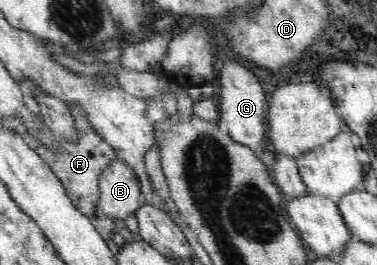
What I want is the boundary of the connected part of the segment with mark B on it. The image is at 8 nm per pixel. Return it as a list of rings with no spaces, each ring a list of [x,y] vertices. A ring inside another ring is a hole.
[[[115,156],[99,177],[97,207],[111,218],[125,219],[142,204],[139,174],[127,160]]]

